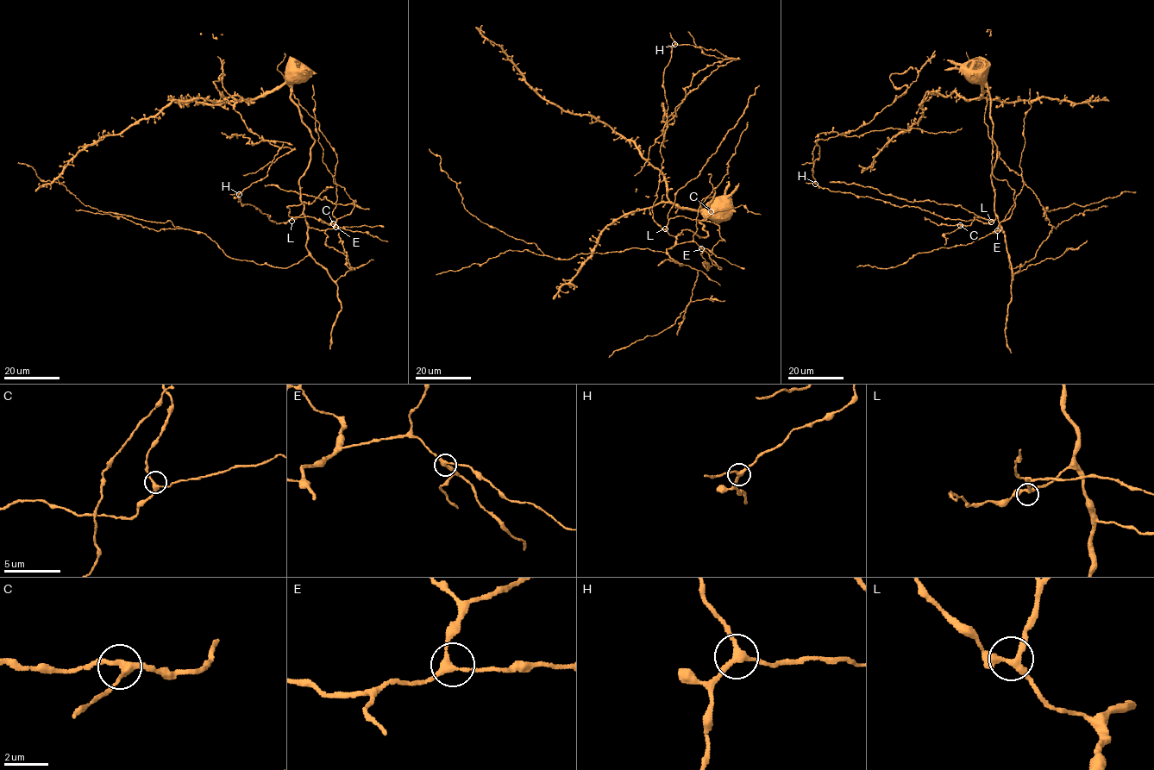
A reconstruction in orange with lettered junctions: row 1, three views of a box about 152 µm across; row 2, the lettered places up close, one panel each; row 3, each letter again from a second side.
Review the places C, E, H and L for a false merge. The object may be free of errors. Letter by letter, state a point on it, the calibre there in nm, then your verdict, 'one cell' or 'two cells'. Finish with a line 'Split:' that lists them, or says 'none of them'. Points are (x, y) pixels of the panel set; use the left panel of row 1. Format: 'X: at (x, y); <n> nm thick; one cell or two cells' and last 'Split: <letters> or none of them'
C: at (333, 223); 260 nm thick; one cell
E: at (335, 227); 240 nm thick; one cell
H: at (239, 194); 240 nm thick; two cells
L: at (291, 221); 240 nm thick; one cell
Split: H

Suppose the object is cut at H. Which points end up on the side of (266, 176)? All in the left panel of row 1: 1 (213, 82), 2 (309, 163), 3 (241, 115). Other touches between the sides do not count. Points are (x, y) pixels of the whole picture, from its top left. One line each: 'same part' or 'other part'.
1: same part
2: other part
3: same part

